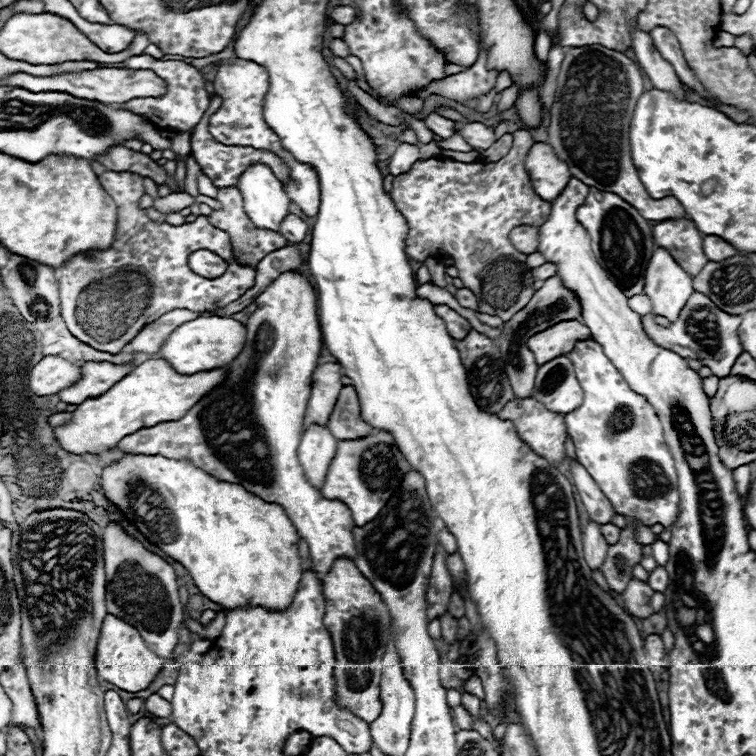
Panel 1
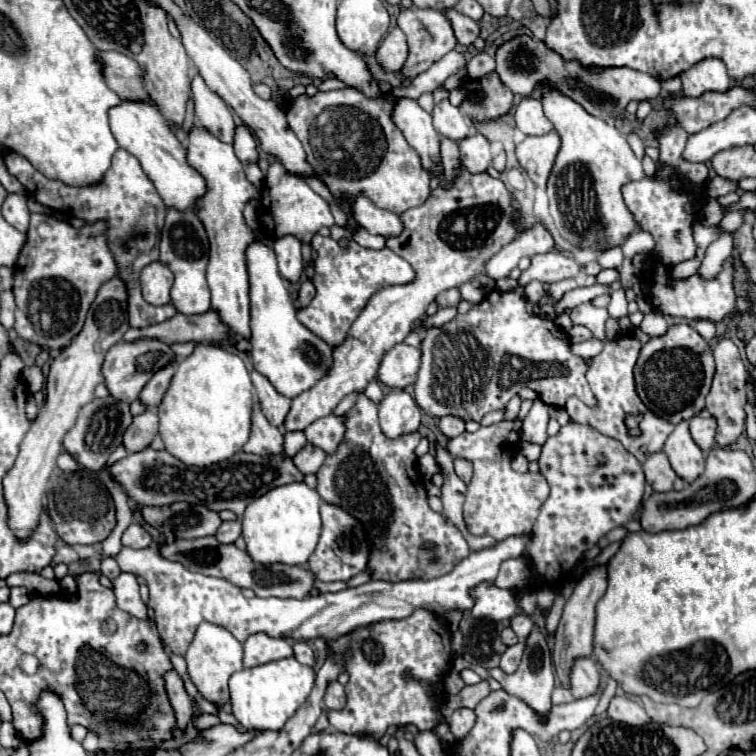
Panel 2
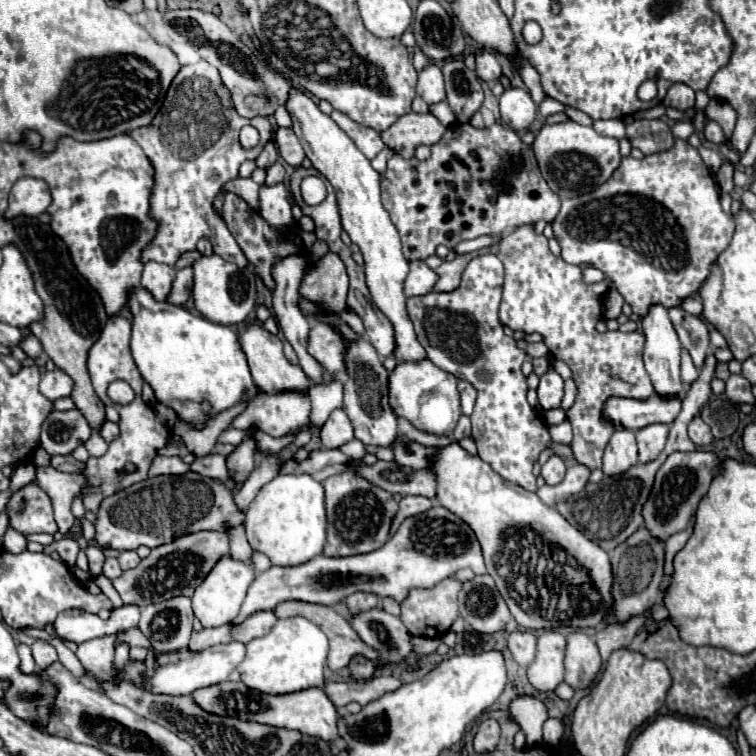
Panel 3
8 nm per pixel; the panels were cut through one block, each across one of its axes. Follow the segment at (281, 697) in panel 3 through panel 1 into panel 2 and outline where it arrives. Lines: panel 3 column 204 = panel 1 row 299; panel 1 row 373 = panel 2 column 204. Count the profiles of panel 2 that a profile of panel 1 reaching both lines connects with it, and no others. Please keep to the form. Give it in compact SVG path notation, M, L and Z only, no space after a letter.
M200 712L200 714L196 714L194 718L192 718L192 726L200 732L200 730L208 730L208 728L212 728L212 726L216 726L216 724L220 724L220 718L216 716L216 714L204 714L204 712Z

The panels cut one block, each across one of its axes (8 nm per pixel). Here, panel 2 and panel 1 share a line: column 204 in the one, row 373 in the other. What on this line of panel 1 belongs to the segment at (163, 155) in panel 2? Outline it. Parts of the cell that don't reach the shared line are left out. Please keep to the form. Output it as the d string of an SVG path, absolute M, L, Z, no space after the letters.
M200 316L184 326L176 328L168 342L160 348L164 360L168 360L180 374L194 374L200 370L222 368L230 364L244 348L246 342L246 326L234 318L220 318L220 316Z

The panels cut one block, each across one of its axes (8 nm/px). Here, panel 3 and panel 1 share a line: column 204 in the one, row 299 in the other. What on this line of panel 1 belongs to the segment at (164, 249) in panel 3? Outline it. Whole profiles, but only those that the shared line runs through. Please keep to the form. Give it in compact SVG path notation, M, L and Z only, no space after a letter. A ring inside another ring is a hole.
M102 172L98 178L118 210L114 242L108 250L72 256L56 272L60 280L60 314L74 338L100 352L118 354L144 330L146 324L158 320L162 314L174 308L186 308L192 312L224 308L254 286L254 268L234 262L228 234L216 230L206 216L198 216L194 222L186 222L182 226L170 226L166 222L156 224L146 216L146 210L138 208L138 200L144 194L144 178L140 174ZM200 248L208 248L222 256L230 264L226 274L214 280L194 274L188 268L188 254ZM140 270L146 270L146 280L140 280L140 276L116 276L122 272L140 274Z

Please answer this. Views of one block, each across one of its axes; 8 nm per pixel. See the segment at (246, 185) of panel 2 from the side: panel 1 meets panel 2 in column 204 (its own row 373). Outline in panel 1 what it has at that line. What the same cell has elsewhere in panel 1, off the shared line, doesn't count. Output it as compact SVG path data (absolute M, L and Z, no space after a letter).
M150 358L138 364L132 374L124 376L112 390L98 398L90 398L78 406L70 424L56 428L56 438L64 450L72 454L102 454L112 450L124 434L136 432L140 426L154 426L156 422L168 422L182 418L200 398L210 394L228 376L228 368L202 370L196 374L178 374L164 358Z

